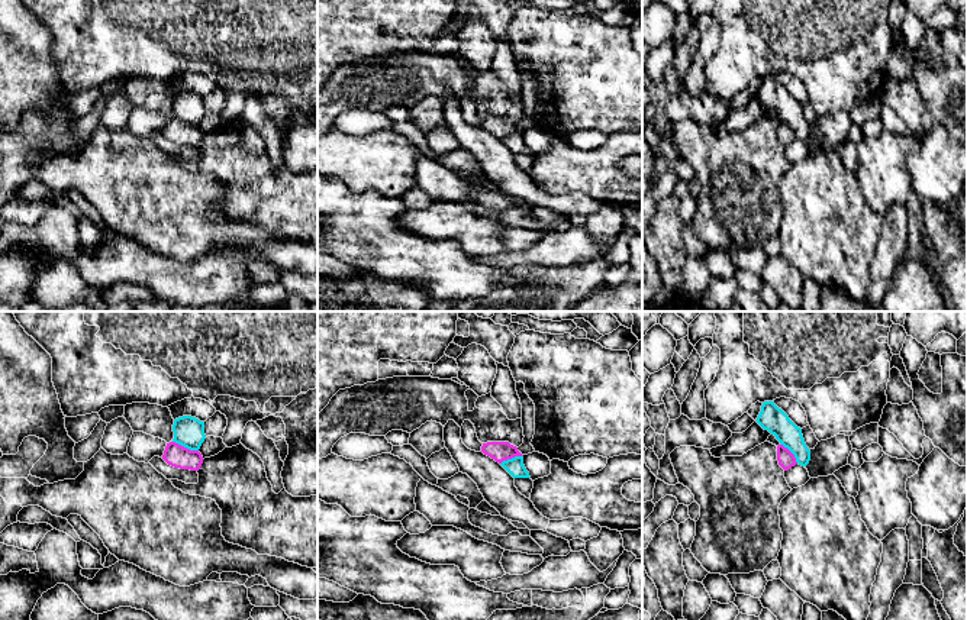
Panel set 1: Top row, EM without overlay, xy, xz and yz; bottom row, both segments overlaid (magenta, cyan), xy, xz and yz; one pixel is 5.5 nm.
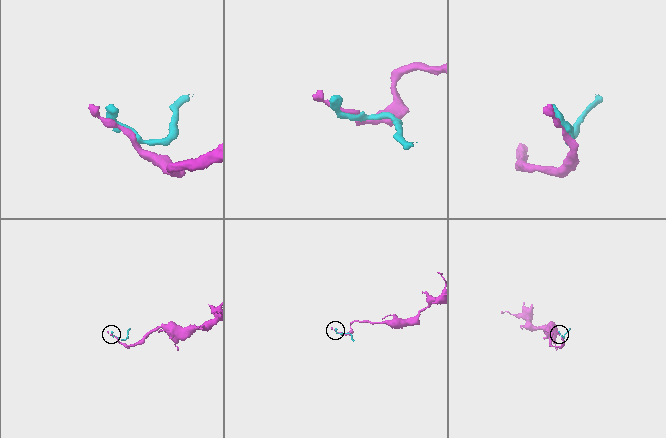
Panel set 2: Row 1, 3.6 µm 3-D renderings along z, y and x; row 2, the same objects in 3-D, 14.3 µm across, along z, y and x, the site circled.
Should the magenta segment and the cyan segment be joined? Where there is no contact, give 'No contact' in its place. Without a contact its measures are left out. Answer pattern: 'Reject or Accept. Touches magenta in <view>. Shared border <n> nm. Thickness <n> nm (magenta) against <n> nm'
Reject. Touches magenta in xy. Shared border 160 nm. Thickness 130 nm (magenta) against 170 nm

